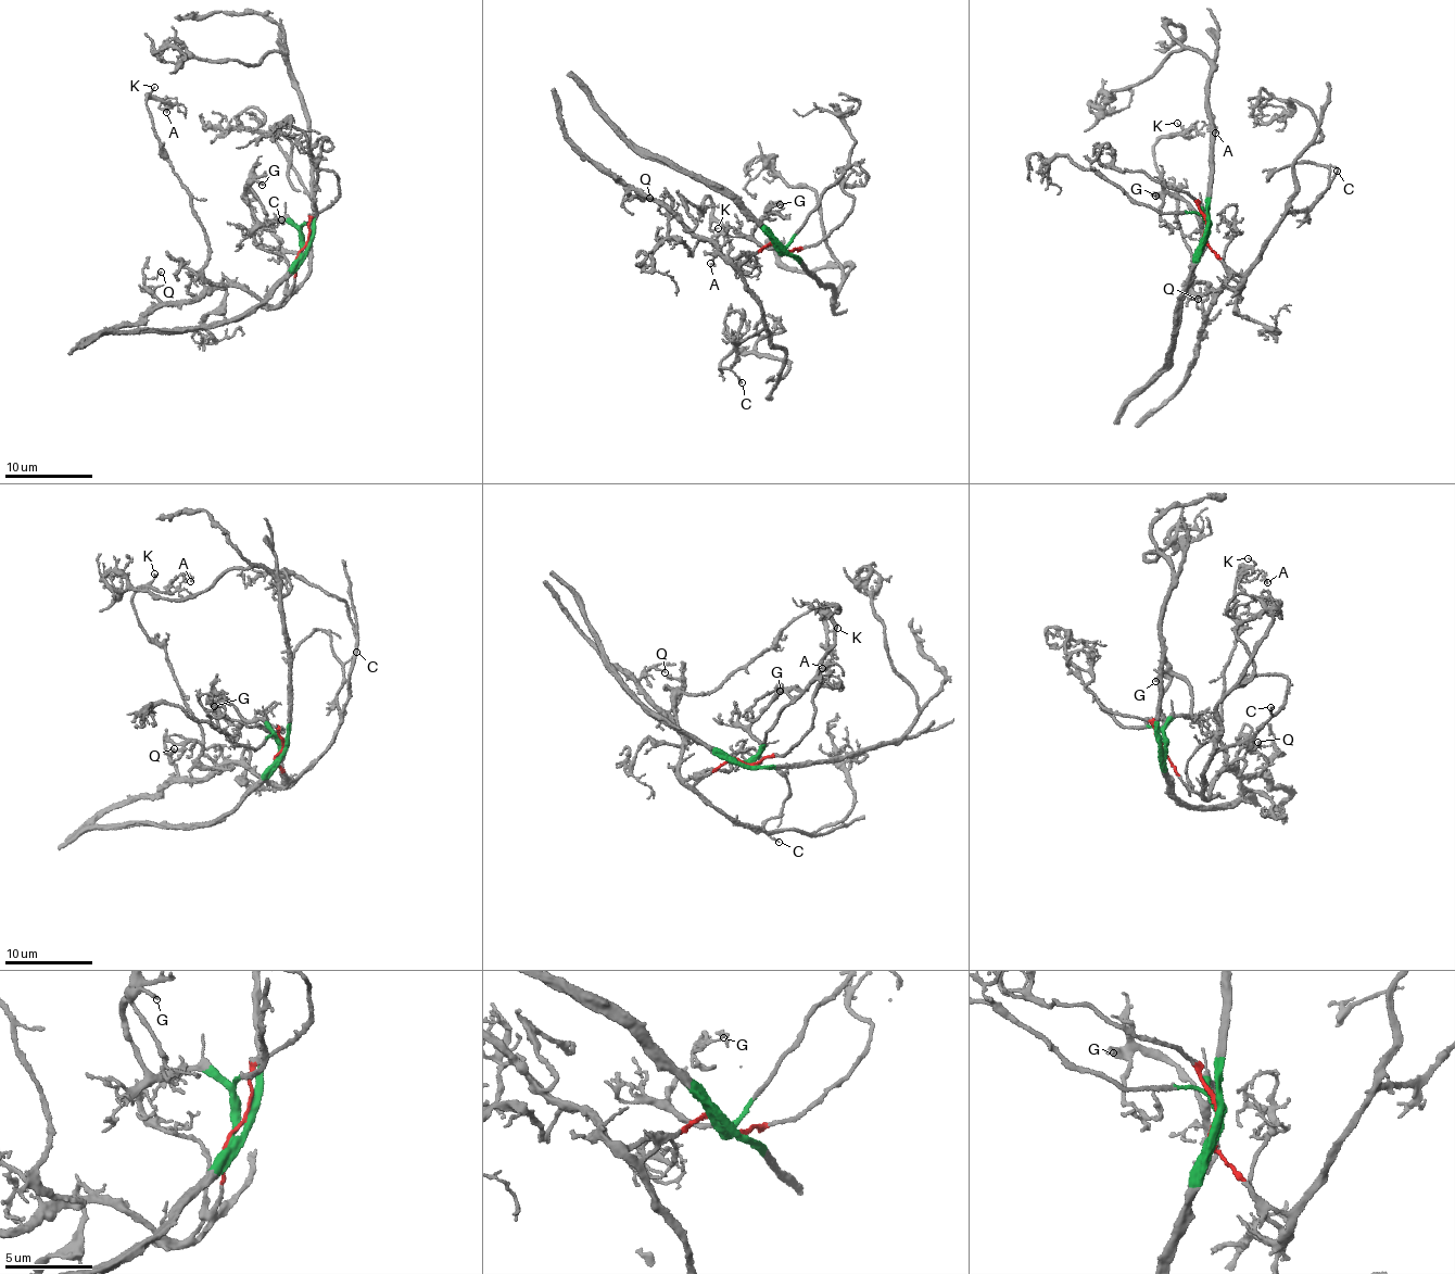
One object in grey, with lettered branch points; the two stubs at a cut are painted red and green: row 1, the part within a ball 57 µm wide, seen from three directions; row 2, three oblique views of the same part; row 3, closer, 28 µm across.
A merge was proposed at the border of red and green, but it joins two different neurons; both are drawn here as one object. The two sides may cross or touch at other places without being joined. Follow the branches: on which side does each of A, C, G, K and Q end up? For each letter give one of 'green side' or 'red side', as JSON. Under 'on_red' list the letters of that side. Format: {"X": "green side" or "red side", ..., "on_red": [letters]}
{"A": "red side", "C": "red side", "G": "green side", "K": "red side", "Q": "red side", "on_red": ["A", "C", "K", "Q"]}

